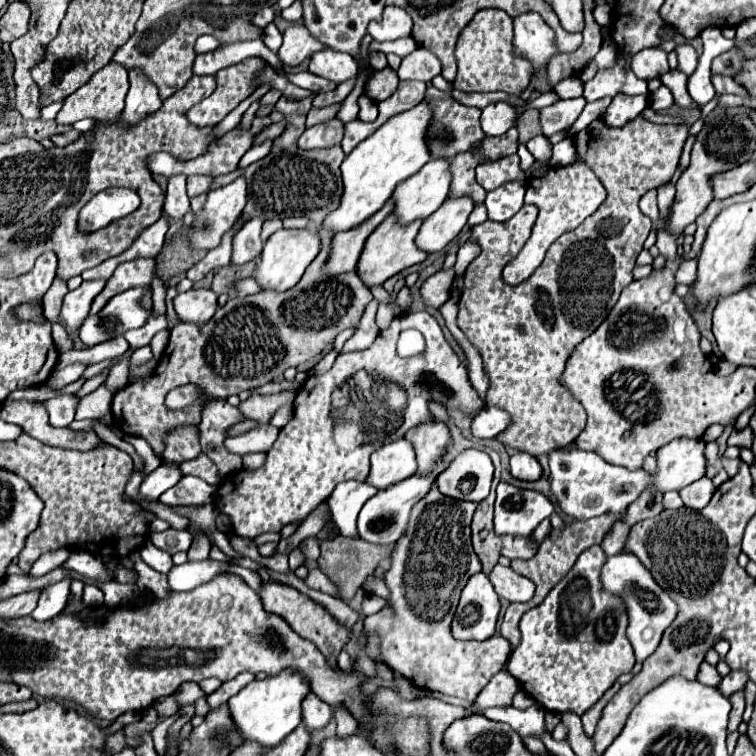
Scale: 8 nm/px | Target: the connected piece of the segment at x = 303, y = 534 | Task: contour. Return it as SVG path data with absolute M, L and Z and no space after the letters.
M323 502L313 510L306 520L287 539L281 539L274 554L288 555L293 549L299 547L302 541L315 537L323 529L331 511L327 503Z

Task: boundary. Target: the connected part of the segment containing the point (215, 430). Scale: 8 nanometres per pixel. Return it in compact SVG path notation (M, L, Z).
M207 398L207 402L201 404L201 448L217 464L219 474L225 478L243 468L241 458L237 454L229 454L223 446L223 440L227 438L225 430L233 426L237 420L241 422L243 416L235 406L231 406L223 398Z

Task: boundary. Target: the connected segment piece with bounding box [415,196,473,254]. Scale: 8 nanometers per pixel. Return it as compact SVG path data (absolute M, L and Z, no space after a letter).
M467 196L445 200L435 214L423 220L421 230L415 238L417 248L427 254L441 252L467 224L471 210L473 210L473 202Z

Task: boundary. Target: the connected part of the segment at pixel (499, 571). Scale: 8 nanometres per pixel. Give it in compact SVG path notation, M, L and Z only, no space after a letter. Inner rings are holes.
M501 564L493 568L493 572L489 574L489 580L495 592L499 594L499 598L505 598L509 602L527 602L535 592L533 582L529 582L525 576L517 574L511 568L503 568Z

